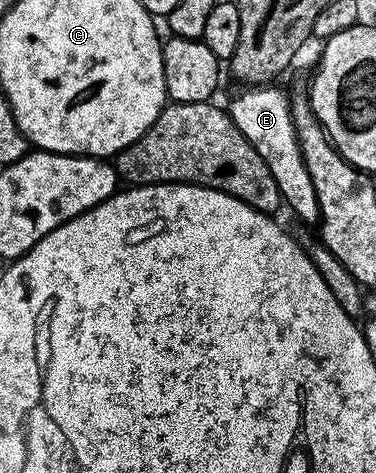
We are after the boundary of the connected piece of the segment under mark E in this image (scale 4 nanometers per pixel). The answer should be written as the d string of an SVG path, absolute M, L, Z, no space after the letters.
M268 83L262 87L247 87L232 99L229 112L233 123L253 143L257 155L265 159L269 171L273 171L273 179L277 179L277 187L283 196L283 205L291 208L305 224L318 226L319 204L317 191L313 187L313 179L309 179L309 171L305 167L305 159L299 150L299 140L291 122L291 102L288 94L274 89L274 84Z

